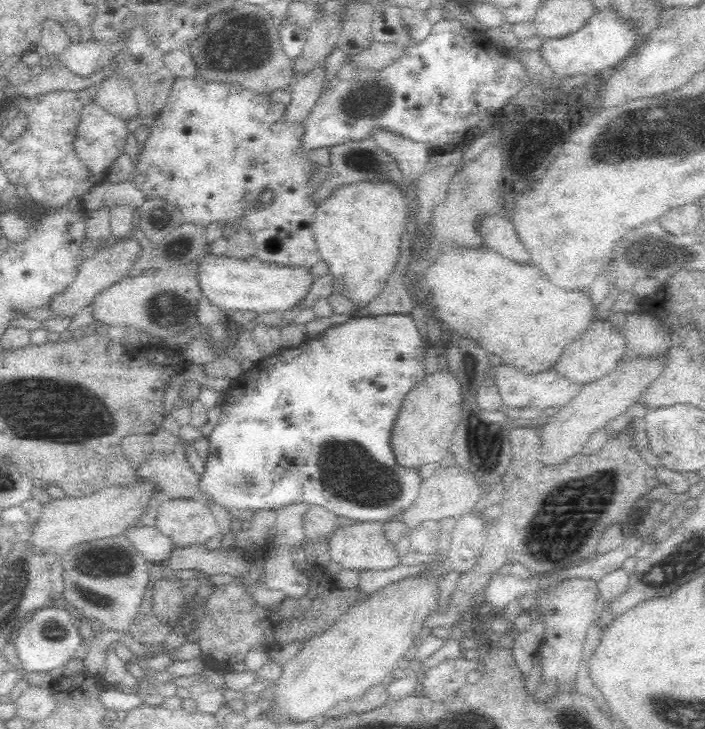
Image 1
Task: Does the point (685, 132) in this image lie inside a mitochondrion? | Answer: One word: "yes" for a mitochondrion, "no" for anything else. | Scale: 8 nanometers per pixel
yes

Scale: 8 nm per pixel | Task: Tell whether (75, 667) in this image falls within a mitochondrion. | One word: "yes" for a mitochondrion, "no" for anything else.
no

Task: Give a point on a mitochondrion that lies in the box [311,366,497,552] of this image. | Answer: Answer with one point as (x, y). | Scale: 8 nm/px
(352, 476)

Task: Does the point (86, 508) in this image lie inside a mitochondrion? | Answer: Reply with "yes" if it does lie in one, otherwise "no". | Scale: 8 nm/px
no

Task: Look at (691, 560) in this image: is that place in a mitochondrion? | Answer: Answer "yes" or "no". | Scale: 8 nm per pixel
yes

